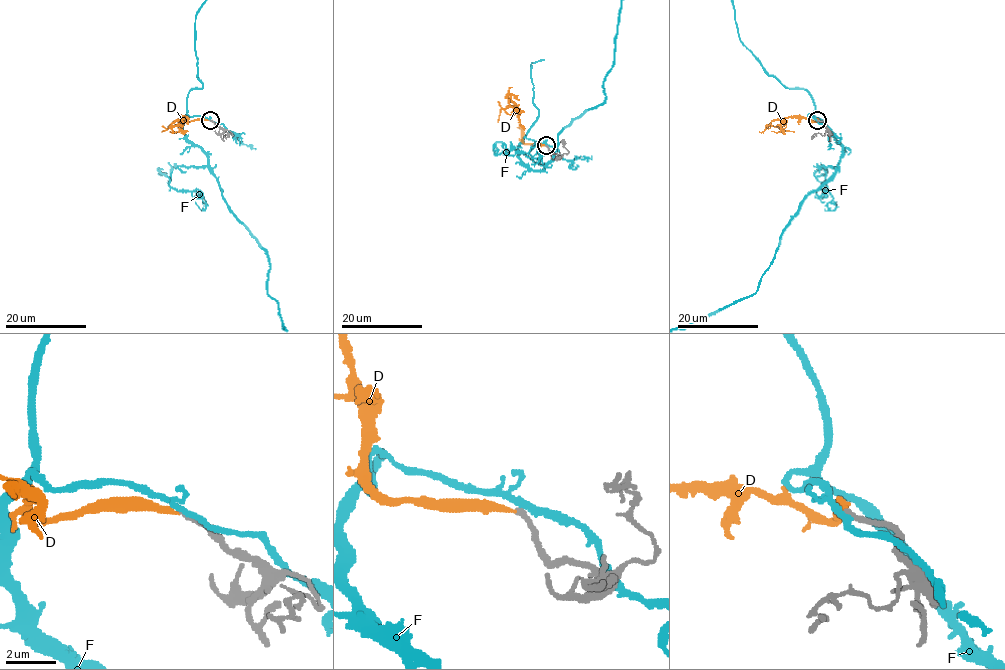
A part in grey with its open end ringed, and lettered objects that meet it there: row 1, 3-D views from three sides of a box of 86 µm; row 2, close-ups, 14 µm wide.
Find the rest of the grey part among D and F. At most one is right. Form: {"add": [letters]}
{"add": []}

